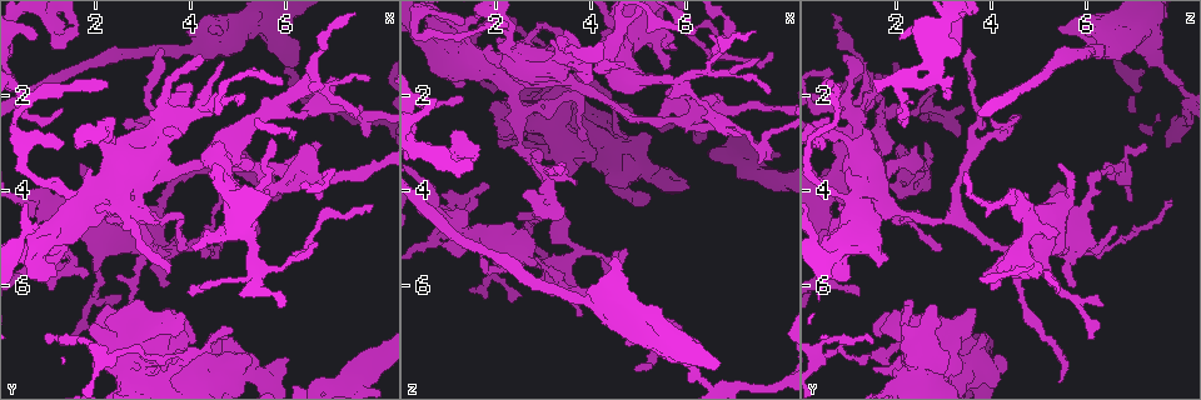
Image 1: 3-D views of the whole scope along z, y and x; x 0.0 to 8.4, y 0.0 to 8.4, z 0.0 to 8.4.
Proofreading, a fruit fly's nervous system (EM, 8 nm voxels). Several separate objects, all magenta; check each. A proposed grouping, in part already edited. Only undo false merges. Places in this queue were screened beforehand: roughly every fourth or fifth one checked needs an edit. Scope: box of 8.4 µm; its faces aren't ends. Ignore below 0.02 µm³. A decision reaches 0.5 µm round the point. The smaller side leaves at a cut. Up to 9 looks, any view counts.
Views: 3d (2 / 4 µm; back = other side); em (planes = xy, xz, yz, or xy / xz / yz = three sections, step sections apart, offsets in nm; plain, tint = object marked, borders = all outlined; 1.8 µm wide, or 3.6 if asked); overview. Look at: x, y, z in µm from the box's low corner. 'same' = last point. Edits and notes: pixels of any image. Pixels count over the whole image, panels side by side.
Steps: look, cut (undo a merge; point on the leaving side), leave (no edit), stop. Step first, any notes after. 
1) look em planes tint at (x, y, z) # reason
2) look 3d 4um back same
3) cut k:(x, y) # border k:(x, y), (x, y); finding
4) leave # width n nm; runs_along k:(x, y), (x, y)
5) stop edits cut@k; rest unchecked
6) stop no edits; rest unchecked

look 3d 2um at (1.15, 0.80, 3.15) # sharp bend

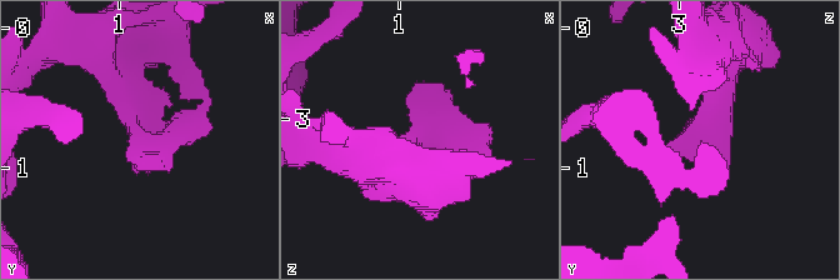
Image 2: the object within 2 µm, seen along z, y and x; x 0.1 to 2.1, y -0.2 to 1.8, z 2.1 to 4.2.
look em yz step 4 tint at (1.18, 0.78, 3.16)

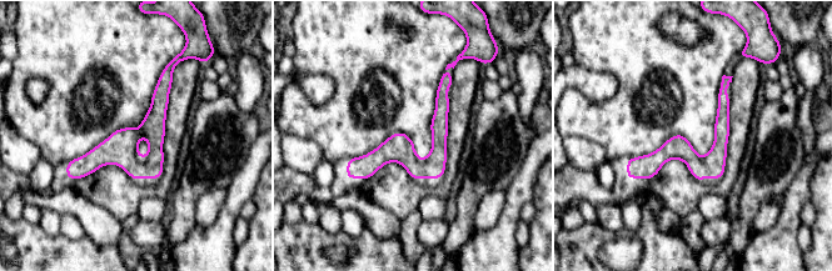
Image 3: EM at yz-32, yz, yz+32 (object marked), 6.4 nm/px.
look em xy step 16 tint same # another direction

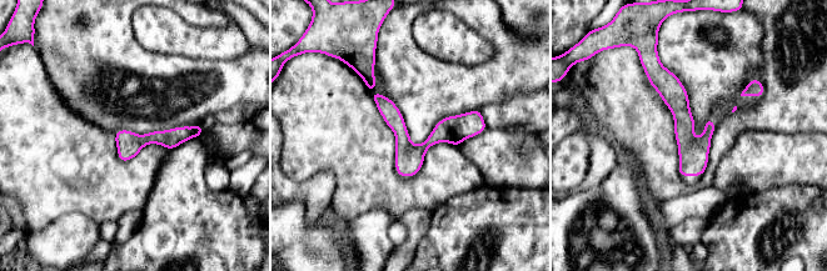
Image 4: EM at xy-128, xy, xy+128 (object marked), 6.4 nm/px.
leave # width 160 nm; runs_along 4:(368, 76), (412, 147), (482, 126); continuous, no second neuron

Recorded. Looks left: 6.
look em 3.6um planes tint at (2.40, 3.80, 1.30) # thin neck

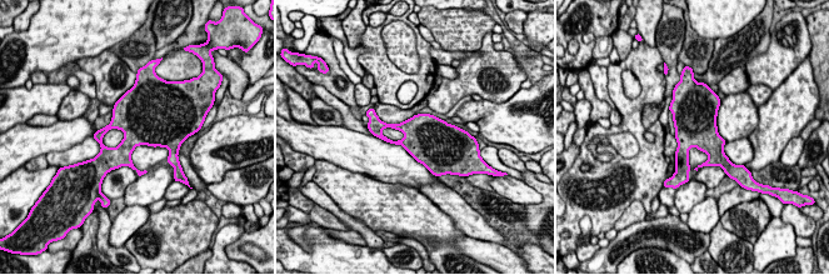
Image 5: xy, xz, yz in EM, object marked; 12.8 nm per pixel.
leave # one neuron here

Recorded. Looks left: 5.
look 3d 4um at (3.70, 2.50, 1.20) # a fork

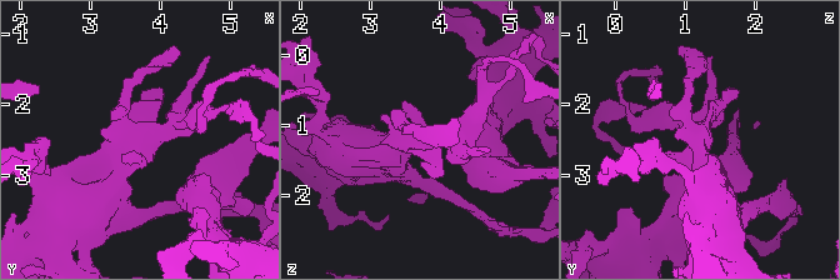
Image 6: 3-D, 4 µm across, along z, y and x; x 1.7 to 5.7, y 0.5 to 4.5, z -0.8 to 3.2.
look em 3.6um planes tint at (3.65, 2.45, 1.20) # now the EM

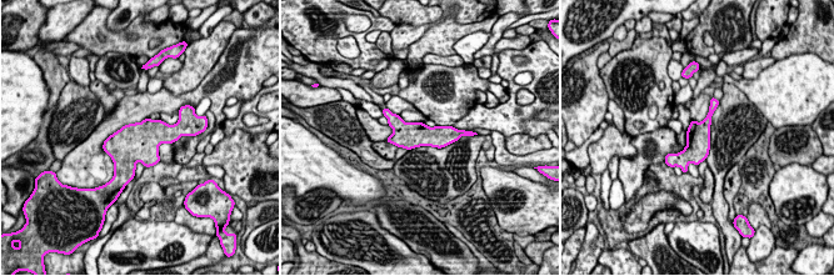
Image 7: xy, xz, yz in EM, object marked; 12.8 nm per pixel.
leave # runs_along 7:(714, 104), (698, 141), (673, 159); one neuron here

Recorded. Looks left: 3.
look em planes tint at (6.20, 3.70, 2.45) # sharp bend

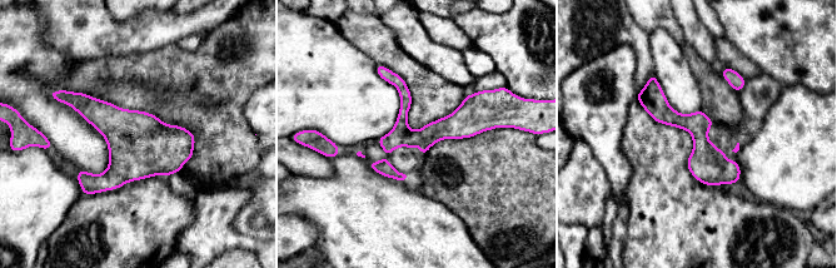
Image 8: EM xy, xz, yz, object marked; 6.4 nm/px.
leave # width 150 nm; continuous, no second neuron

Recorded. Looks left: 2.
stop no edits; rest unchecked

